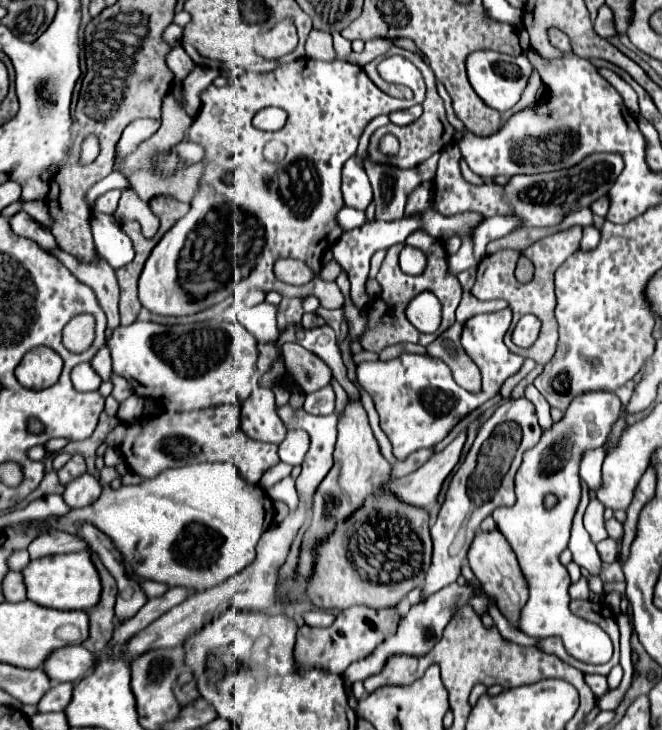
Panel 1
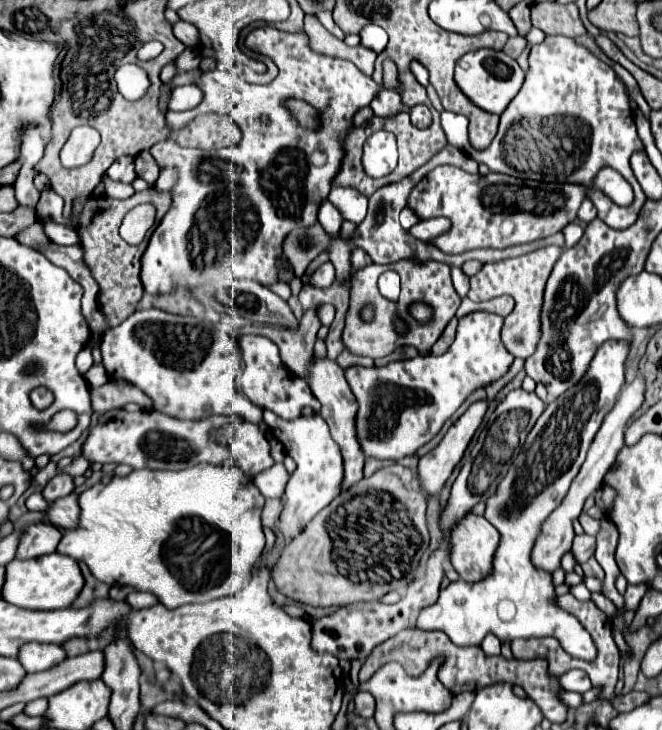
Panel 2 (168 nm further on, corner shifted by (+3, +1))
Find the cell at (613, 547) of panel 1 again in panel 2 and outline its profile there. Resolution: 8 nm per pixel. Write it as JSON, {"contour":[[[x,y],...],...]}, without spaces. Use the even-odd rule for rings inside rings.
{"contour":[[[576,535],[570,551],[572,551],[574,559],[582,565],[594,555],[594,549],[596,549],[596,539],[592,535]]]}

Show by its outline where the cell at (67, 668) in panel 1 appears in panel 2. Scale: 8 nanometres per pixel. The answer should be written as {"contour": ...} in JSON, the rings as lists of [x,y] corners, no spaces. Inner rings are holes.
{"contour":[[[24,643],[18,651],[18,661],[28,673],[46,671],[66,659],[66,653],[60,645],[48,645],[48,643]]]}

